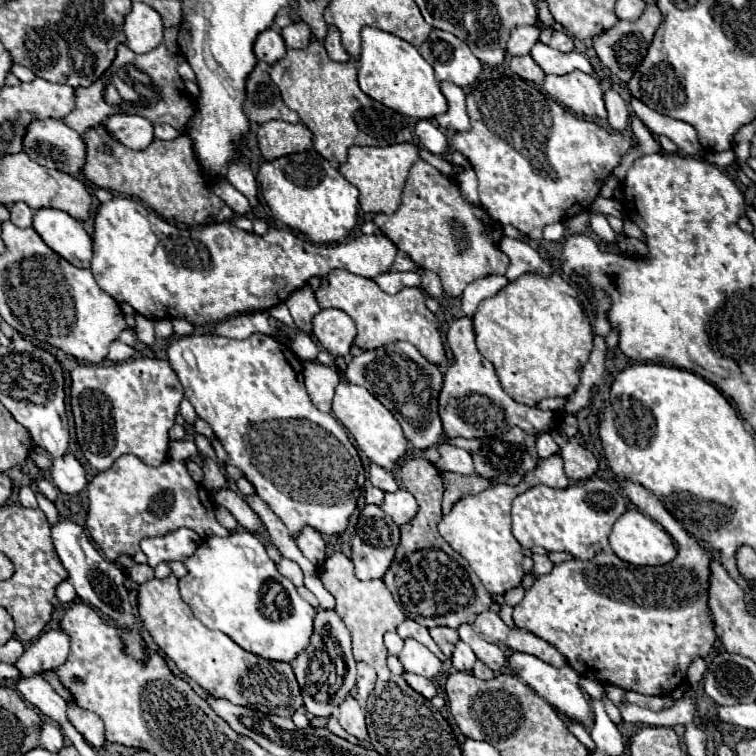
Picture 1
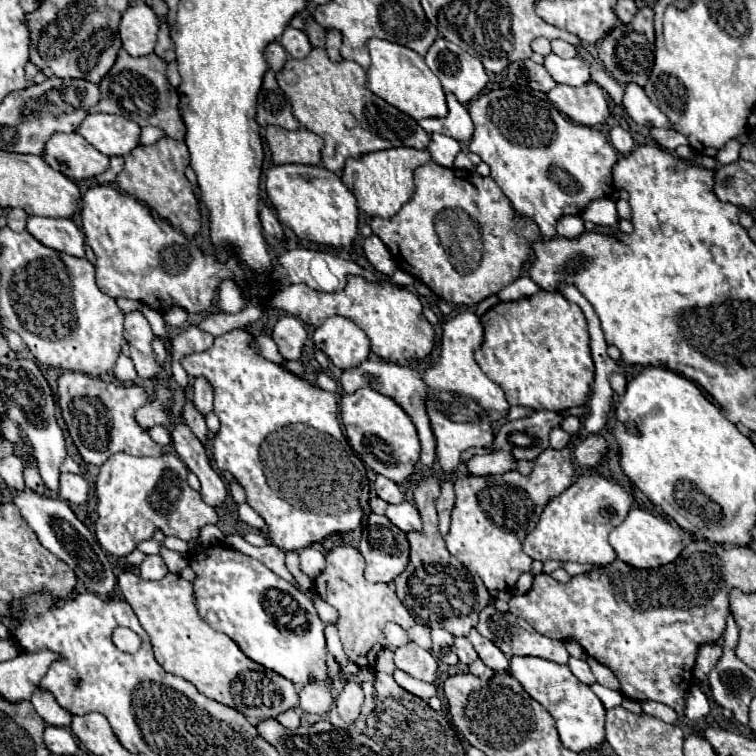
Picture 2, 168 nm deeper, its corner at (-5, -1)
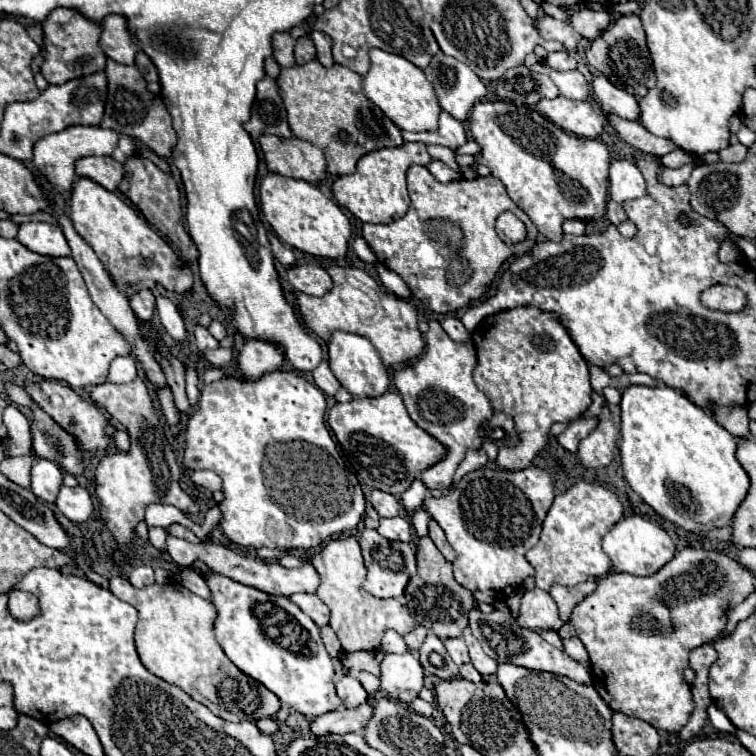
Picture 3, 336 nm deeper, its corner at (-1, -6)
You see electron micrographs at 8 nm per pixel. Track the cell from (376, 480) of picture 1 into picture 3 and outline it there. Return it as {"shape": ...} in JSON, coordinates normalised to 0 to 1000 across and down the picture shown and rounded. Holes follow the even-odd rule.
{"shape":[[[492,648],[489,664],[492,664],[492,669],[500,675],[503,683],[516,685],[516,683],[526,683],[526,680],[529,680],[529,667],[526,667],[526,661],[524,661],[519,653],[513,653],[513,651]]]}

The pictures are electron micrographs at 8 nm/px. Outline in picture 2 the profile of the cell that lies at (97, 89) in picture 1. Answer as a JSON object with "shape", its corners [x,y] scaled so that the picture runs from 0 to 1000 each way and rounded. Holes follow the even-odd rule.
{"shape":[[[159,65],[151,89],[132,107],[135,134],[124,144],[116,144],[116,149],[161,152],[161,155],[183,163],[185,168],[193,168],[193,165],[212,168],[220,176],[220,181],[225,181],[225,184],[243,184],[246,171],[243,171],[243,160],[241,160],[238,147],[235,147],[238,128],[235,128],[235,120],[220,104],[220,89],[222,86],[212,75],[206,75],[204,70],[198,70],[193,75],[172,75],[164,65]],[[156,128],[172,131],[180,139],[180,147],[177,149],[167,147]]]}

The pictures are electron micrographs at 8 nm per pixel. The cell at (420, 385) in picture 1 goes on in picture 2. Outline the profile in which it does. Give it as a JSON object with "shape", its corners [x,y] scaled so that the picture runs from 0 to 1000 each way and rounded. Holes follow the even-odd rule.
{"shape":[[[487,475],[481,478],[479,483],[463,488],[463,491],[455,491],[452,499],[450,499],[450,507],[452,507],[452,515],[455,520],[468,520],[479,512],[489,512],[489,515],[497,515],[513,525],[519,525],[521,530],[526,530],[526,536],[532,536],[532,541],[545,552],[550,567],[553,567],[553,575],[556,575],[556,586],[558,586],[558,615],[563,620],[571,620],[574,615],[574,575],[569,573],[569,557],[563,552],[563,538],[561,538],[561,525],[563,525],[563,509],[561,504],[556,501],[556,493],[542,488],[542,485],[529,485],[524,480],[513,480],[513,478],[497,478],[497,475]]]}

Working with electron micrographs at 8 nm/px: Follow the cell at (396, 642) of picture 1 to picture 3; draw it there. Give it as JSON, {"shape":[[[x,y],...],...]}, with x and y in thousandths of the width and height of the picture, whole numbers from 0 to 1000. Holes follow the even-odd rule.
{"shape":[[[513,833],[513,836],[508,839],[508,844],[505,844],[505,860],[508,860],[508,862],[524,862],[524,865],[532,865],[532,862],[540,860],[540,854],[534,852],[534,847],[532,847],[532,841],[529,841],[526,836]]]}

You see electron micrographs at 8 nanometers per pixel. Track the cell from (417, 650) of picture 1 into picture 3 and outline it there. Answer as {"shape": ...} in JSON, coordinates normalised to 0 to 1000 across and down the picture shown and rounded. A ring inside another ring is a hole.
{"shape":[[[548,862],[511,865],[505,873],[505,907],[516,923],[540,929],[561,910],[561,884]]]}

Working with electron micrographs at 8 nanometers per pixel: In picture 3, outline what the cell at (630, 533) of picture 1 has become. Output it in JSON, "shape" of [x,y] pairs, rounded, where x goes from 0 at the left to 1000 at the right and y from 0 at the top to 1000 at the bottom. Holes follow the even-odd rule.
{"shape":[[[847,683],[823,685],[796,714],[799,730],[807,735],[812,757],[828,757],[839,762],[862,762],[868,759],[886,738],[894,733],[894,720],[884,704],[865,688],[852,688]]]}

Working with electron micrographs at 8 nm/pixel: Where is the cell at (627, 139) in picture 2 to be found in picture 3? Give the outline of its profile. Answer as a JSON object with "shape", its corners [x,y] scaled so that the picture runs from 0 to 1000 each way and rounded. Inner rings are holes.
{"shape":[[[812,212],[807,220],[807,262],[823,270],[825,265],[854,257],[854,241],[833,212]]]}

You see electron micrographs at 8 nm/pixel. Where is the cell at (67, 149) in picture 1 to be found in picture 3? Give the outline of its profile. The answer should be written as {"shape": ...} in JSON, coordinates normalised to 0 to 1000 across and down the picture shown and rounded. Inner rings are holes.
{"shape":[[[111,206],[101,212],[101,233],[103,235],[119,235],[127,243],[132,243],[140,251],[151,251],[156,249],[164,225],[161,217],[156,217],[151,209],[146,206]]]}

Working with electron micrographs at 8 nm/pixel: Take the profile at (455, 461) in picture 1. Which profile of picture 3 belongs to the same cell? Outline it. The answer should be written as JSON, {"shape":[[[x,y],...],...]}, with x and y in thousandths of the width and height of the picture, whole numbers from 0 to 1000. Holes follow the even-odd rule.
{"shape":[[[706,405],[680,407],[659,413],[648,421],[640,421],[632,434],[624,439],[624,450],[632,468],[632,484],[627,487],[627,505],[630,511],[651,529],[656,545],[675,548],[680,553],[688,587],[683,593],[664,593],[656,616],[664,622],[685,624],[704,614],[704,606],[720,593],[722,574],[733,558],[757,558],[767,553],[778,537],[783,534],[783,511],[778,495],[778,479],[767,468],[765,458],[754,447],[749,431],[733,413],[717,413]]]}

